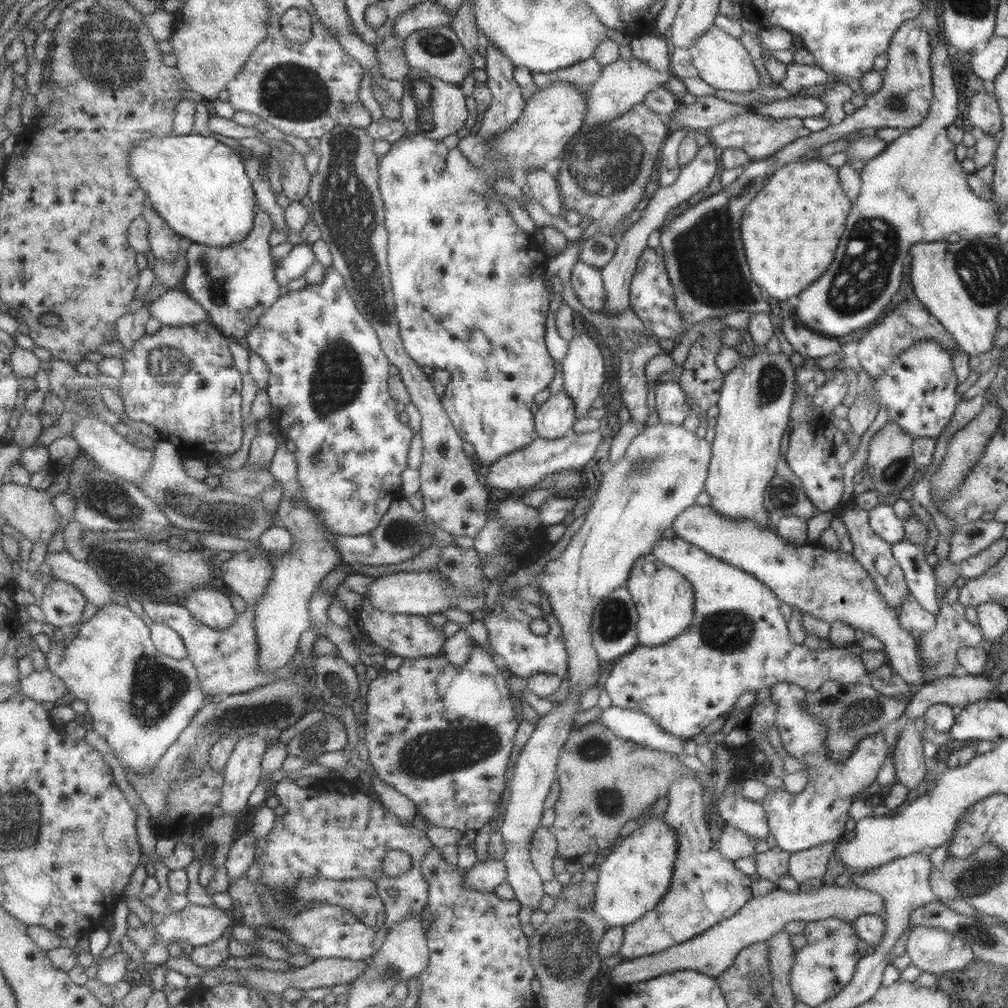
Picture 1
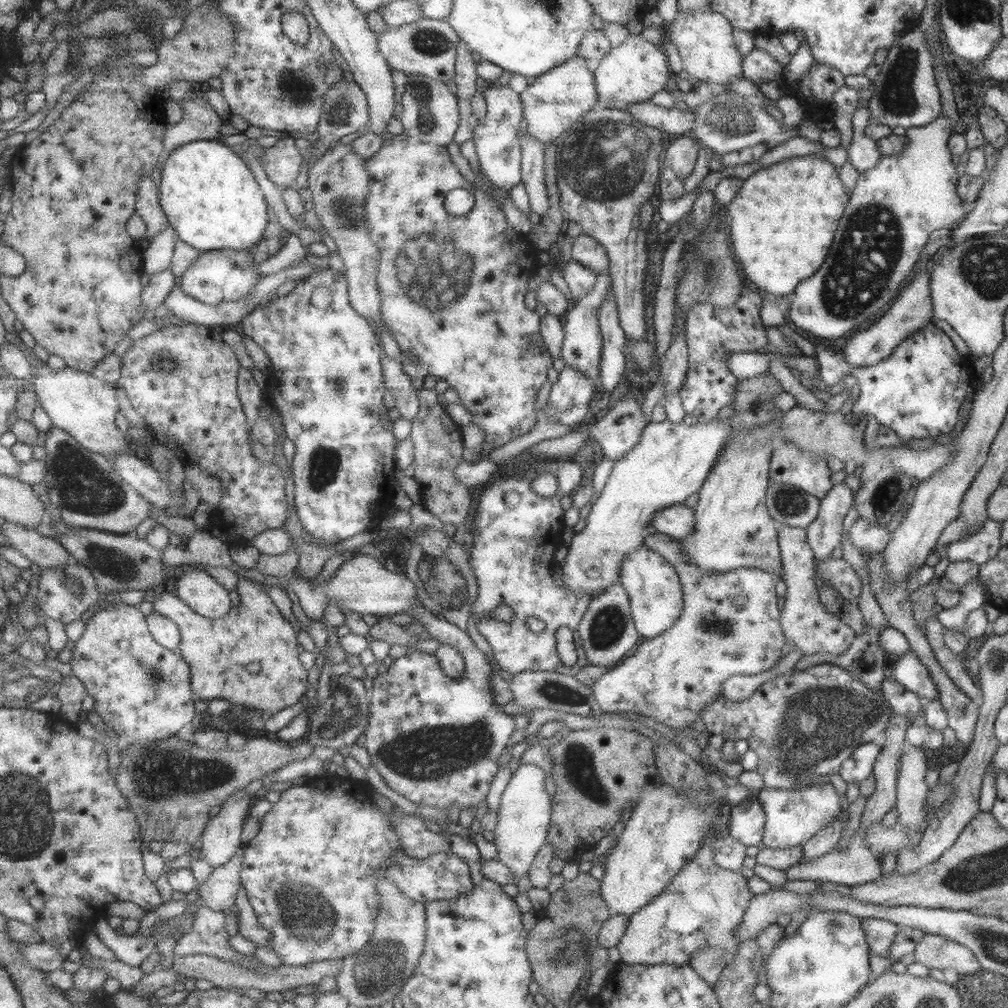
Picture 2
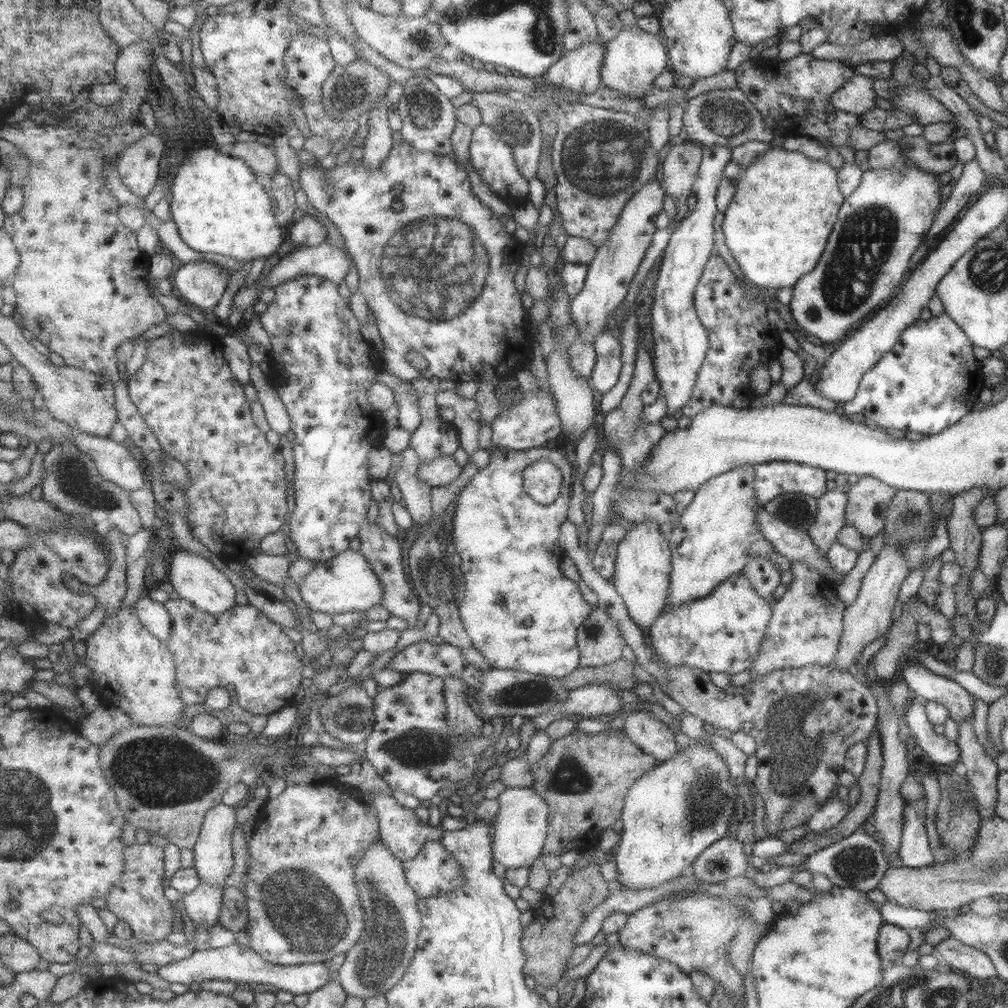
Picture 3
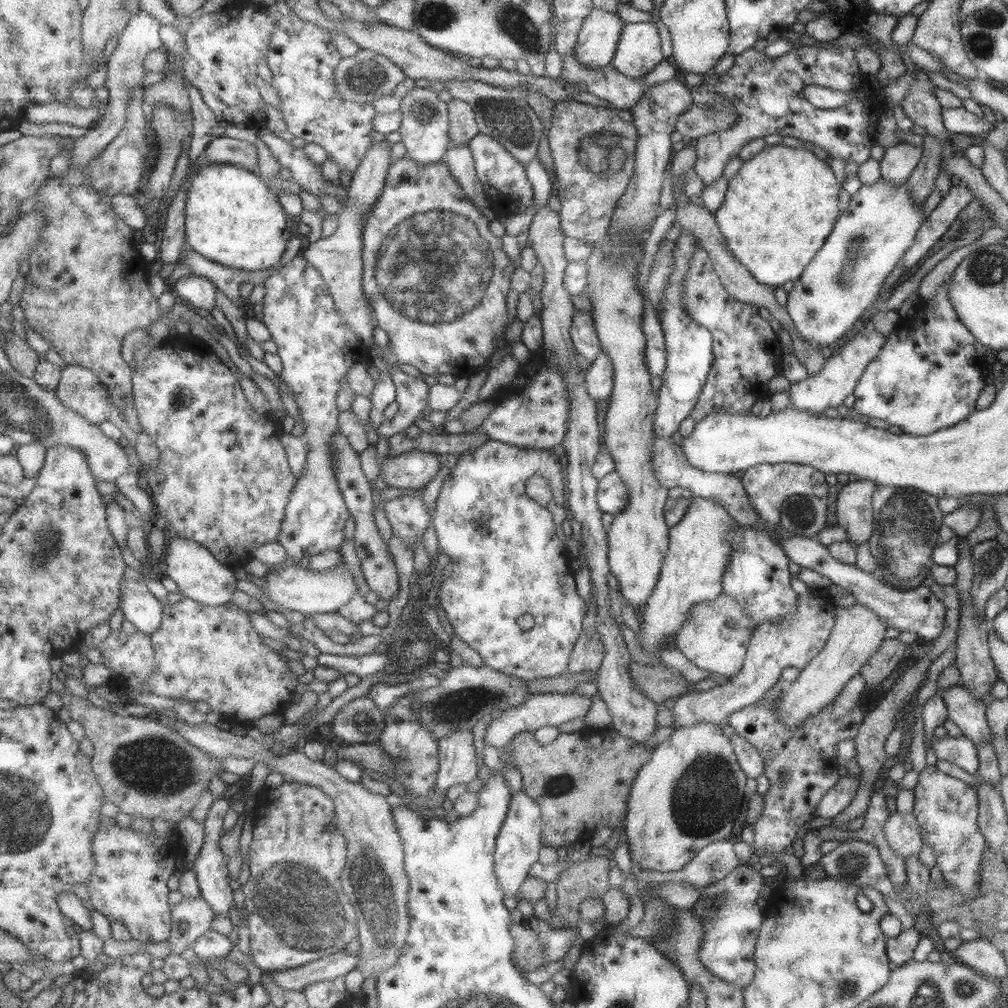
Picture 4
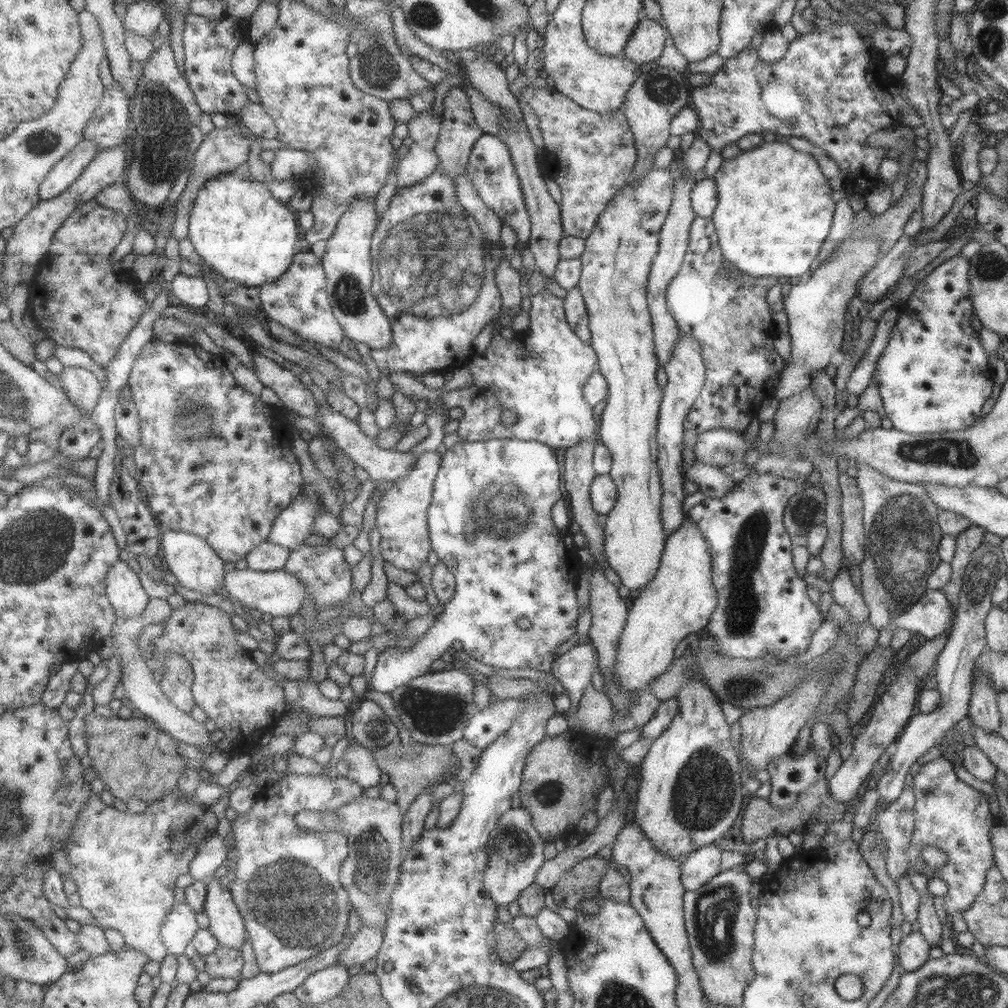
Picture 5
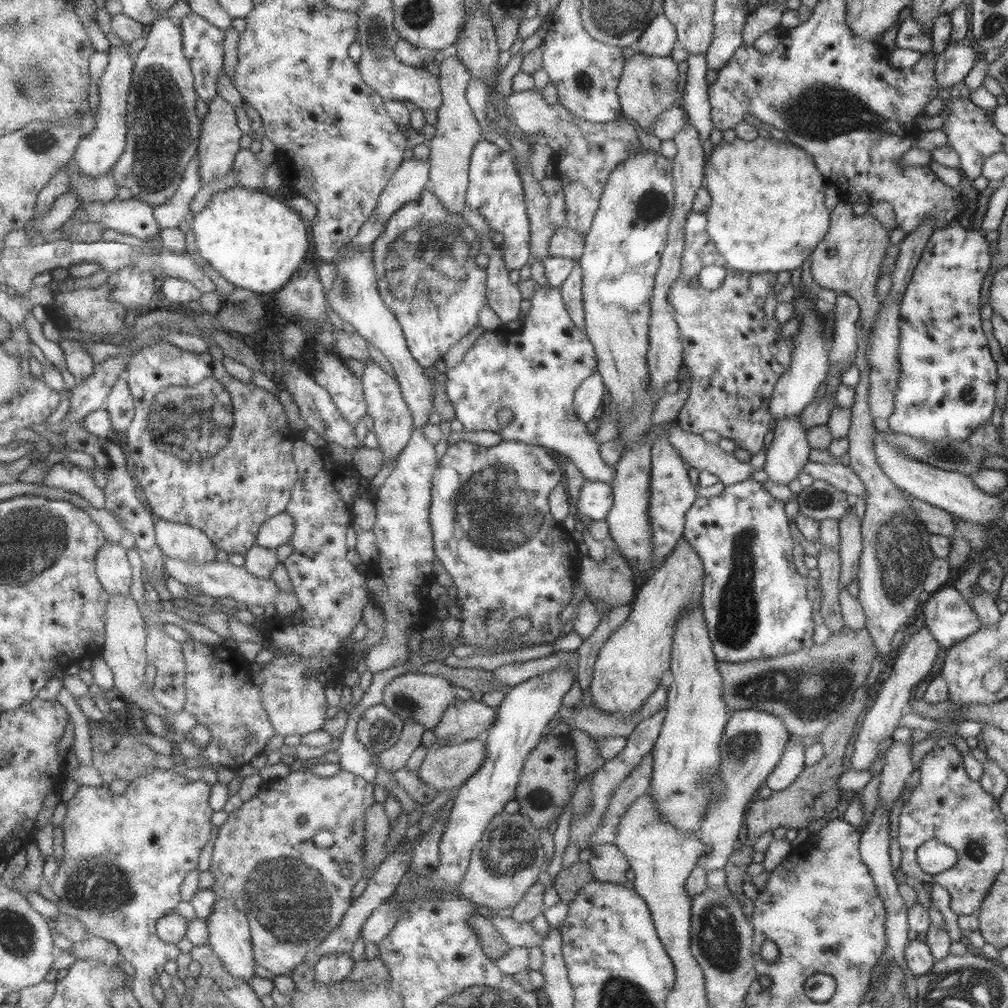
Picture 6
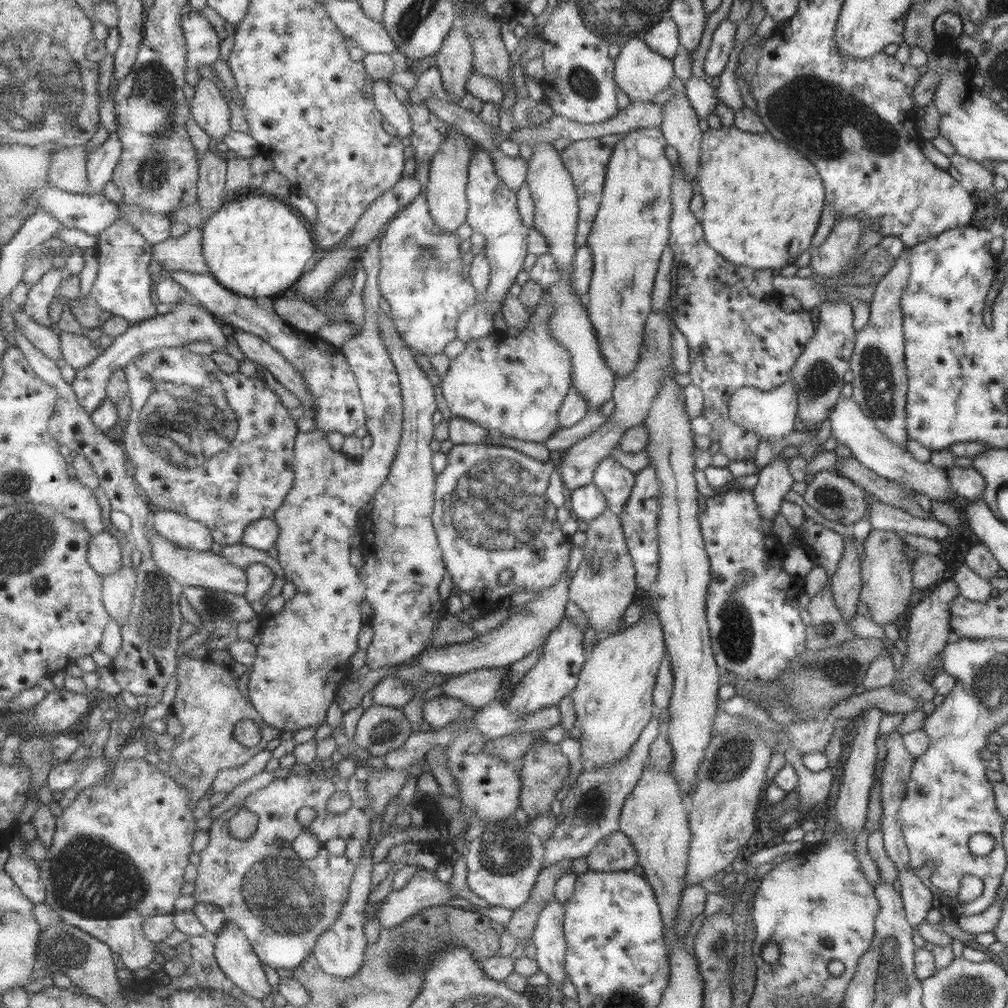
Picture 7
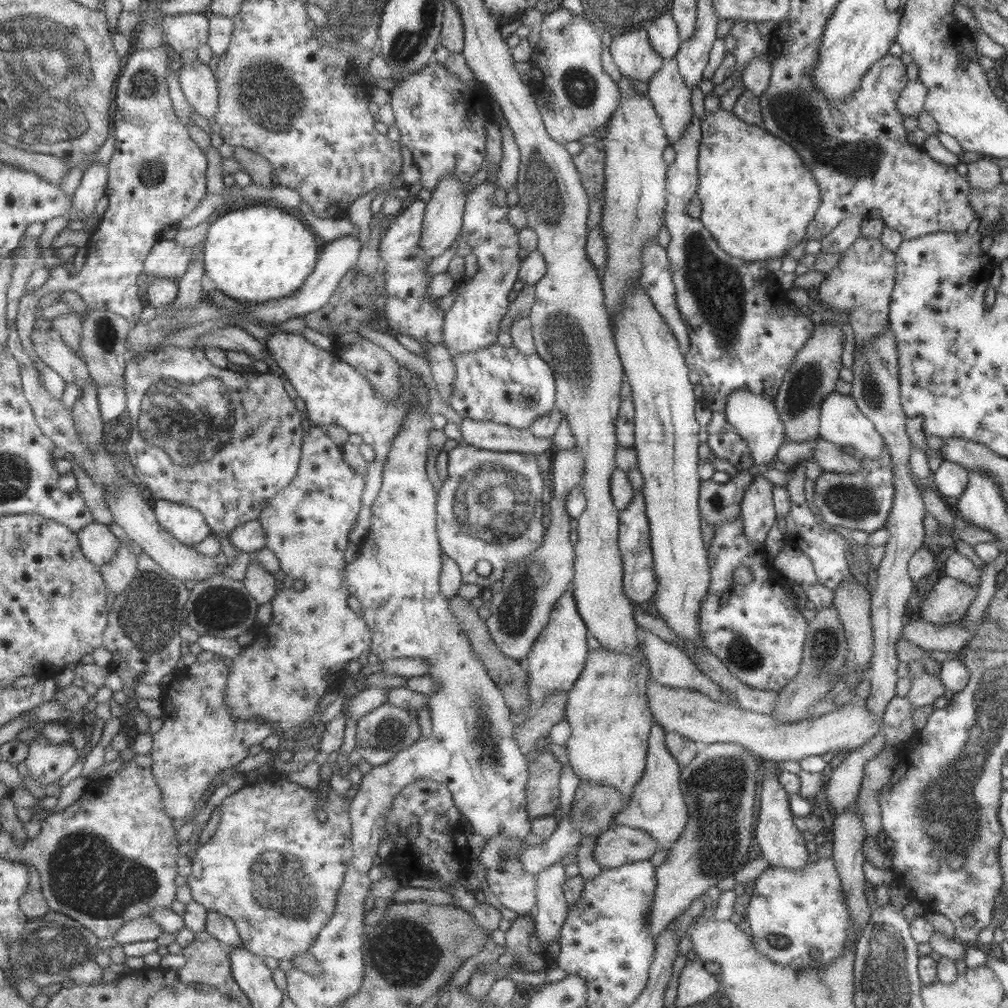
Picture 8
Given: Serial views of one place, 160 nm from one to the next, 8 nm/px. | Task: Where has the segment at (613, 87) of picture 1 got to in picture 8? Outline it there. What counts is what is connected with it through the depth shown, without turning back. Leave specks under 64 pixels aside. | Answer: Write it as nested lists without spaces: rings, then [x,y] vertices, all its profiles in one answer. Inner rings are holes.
[[[669,12],[659,15],[645,26],[648,41],[652,49],[664,60],[674,58],[681,40],[675,21]]]

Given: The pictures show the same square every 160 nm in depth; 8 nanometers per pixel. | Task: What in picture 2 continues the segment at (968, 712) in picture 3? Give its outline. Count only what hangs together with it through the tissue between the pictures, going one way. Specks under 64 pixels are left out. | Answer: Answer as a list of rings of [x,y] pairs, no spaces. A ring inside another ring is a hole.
[[[911,650],[893,659],[891,678],[922,701],[936,699],[935,685],[929,678],[928,670]]]

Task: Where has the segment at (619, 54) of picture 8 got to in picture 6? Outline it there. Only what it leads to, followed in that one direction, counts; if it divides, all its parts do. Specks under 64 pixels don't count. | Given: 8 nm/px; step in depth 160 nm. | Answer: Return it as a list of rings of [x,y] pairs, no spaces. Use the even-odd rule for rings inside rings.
[[[636,52],[627,59],[620,85],[617,88],[619,102],[621,102],[621,113],[629,120],[634,120],[639,128],[645,133],[651,133],[651,126],[654,125],[656,118],[673,105],[677,104],[677,63],[669,57],[647,56]]]

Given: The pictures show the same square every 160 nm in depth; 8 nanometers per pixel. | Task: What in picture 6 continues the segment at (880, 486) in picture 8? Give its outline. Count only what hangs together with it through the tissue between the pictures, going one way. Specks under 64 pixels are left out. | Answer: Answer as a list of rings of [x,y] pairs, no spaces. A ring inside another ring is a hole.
[[[813,480],[811,485],[802,487],[796,494],[797,515],[818,521],[839,520],[851,508],[853,499],[832,484],[823,480]]]

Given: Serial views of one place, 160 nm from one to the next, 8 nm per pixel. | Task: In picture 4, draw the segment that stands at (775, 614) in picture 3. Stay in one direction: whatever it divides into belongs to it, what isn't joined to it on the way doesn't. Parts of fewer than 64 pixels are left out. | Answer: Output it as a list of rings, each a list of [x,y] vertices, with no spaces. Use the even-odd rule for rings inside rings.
[[[813,594],[797,595],[795,612],[791,617],[783,617],[778,621],[763,621],[752,632],[749,639],[743,666],[727,683],[698,693],[682,693],[669,710],[673,714],[671,727],[681,728],[693,726],[698,722],[718,724],[735,711],[755,704],[775,684],[781,680],[779,673],[783,668],[791,666],[799,671],[815,658],[815,655],[826,643],[830,630],[834,625],[835,608],[827,606],[821,600],[815,600]]]

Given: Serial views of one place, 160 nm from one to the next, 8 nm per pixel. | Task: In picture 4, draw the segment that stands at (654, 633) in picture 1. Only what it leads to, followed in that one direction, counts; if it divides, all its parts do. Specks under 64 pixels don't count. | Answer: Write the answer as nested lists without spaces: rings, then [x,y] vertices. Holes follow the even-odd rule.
[[[602,240],[592,244],[590,255],[586,260],[588,268],[588,283],[585,288],[585,295],[593,308],[593,326],[597,340],[599,340],[600,351],[611,360],[613,366],[613,387],[610,393],[610,402],[604,416],[604,424],[601,429],[601,442],[606,446],[611,458],[615,472],[628,488],[629,500],[626,508],[614,515],[611,525],[606,533],[606,542],[609,550],[610,573],[618,580],[621,596],[627,601],[632,609],[645,607],[651,591],[654,589],[657,577],[660,573],[660,566],[668,551],[668,530],[669,527],[663,521],[663,506],[668,499],[668,489],[661,486],[651,471],[651,453],[648,446],[652,441],[654,431],[652,422],[655,410],[657,410],[657,391],[653,392],[650,385],[649,371],[646,366],[646,356],[643,350],[646,349],[647,340],[643,337],[642,330],[642,308],[644,305],[643,294],[639,293],[635,282],[635,269],[638,262],[638,254],[641,250],[641,242],[636,248],[622,246],[614,256],[604,256],[600,246]]]

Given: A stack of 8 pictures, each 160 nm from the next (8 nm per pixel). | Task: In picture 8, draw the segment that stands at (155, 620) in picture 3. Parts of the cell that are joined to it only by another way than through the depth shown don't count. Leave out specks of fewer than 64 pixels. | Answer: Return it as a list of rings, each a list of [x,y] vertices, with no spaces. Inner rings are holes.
[[[96,521],[87,525],[78,535],[86,557],[97,566],[102,567],[113,562],[122,546],[119,538],[109,530],[109,525]]]

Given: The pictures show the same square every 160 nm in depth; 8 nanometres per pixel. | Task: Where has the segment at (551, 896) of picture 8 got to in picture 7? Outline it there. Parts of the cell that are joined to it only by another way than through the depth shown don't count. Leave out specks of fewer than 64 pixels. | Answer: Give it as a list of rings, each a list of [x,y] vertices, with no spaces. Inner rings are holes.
[[[555,896],[545,907],[538,920],[532,942],[540,970],[548,975],[550,984],[563,988],[568,974],[566,955],[568,944],[564,922],[566,907]]]

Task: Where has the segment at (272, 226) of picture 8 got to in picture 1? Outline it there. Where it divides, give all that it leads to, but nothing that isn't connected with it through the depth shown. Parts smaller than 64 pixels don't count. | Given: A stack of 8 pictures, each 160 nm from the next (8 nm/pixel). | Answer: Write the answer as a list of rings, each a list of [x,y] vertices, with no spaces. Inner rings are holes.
[[[174,132],[170,135],[147,138],[130,150],[128,167],[148,195],[149,203],[184,238],[209,246],[229,246],[242,241],[253,228],[257,202],[253,182],[245,172],[245,159],[213,136],[202,136],[196,132],[187,136],[175,136]]]

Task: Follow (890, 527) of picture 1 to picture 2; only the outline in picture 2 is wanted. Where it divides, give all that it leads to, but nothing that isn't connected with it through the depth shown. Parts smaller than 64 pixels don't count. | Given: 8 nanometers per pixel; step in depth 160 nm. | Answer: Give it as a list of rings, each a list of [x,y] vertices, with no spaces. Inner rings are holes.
[[[859,517],[848,530],[848,539],[860,551],[881,553],[890,539],[890,532],[885,526],[868,523],[867,519]]]

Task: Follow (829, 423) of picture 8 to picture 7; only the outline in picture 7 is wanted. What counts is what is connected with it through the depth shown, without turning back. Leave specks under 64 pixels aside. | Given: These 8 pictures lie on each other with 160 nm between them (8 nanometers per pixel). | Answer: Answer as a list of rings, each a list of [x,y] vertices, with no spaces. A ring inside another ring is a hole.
[[[839,398],[829,410],[831,435],[838,443],[849,448],[852,458],[880,478],[896,482],[899,486],[910,488],[917,494],[928,496],[931,501],[950,503],[955,498],[955,489],[947,478],[947,471],[933,466],[929,462],[917,462],[903,447],[895,444],[882,430],[879,430],[872,418],[869,418],[851,398]]]

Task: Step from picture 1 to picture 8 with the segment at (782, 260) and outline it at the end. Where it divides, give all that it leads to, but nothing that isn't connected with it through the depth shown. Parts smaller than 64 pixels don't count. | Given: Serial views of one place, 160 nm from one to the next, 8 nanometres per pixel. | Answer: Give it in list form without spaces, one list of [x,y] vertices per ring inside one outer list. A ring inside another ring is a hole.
[[[719,107],[716,112],[708,113],[705,111],[704,119],[700,121],[701,139],[698,144],[697,170],[698,170],[698,187],[696,195],[701,203],[700,223],[709,230],[709,234],[715,239],[716,245],[727,253],[729,256],[740,258],[747,262],[757,262],[771,260],[771,258],[782,258],[787,255],[787,252],[799,242],[806,240],[806,230],[809,221],[814,217],[815,211],[820,203],[820,190],[816,180],[813,178],[808,166],[805,166],[799,158],[799,154],[791,150],[783,140],[769,134],[762,127],[747,124],[739,120],[732,111],[727,112]]]

